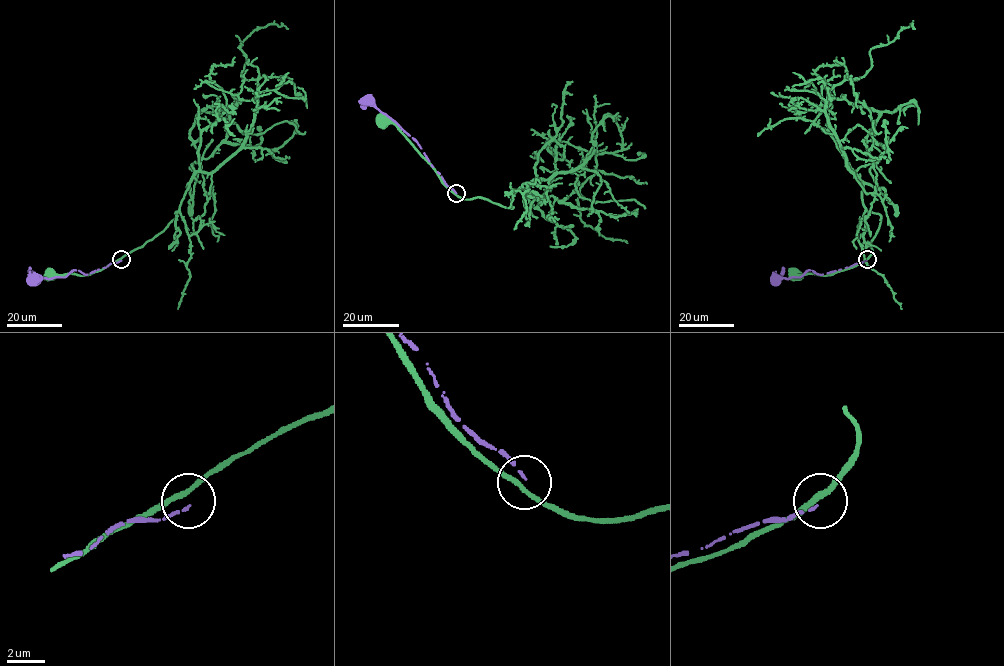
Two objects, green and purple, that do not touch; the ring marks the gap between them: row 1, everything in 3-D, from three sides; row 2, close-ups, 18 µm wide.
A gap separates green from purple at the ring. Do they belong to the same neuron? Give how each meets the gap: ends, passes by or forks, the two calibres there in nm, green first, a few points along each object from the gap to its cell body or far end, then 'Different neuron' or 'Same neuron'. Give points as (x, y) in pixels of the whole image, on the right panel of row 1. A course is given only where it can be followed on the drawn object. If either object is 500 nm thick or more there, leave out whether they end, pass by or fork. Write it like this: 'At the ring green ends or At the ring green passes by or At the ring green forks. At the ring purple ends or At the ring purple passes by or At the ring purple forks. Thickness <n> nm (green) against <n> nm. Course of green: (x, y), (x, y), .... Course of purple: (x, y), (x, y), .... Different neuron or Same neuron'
At the ring green passes by. At the ring purple ends. Thickness 240 nm (green) against 110 nm. Course of green: (866, 259), (827, 275), (798, 274), (798, 272), (794, 276). Course of purple: (866, 260), (818, 274), (807, 270), (799, 277), (775, 279). Different neuron

